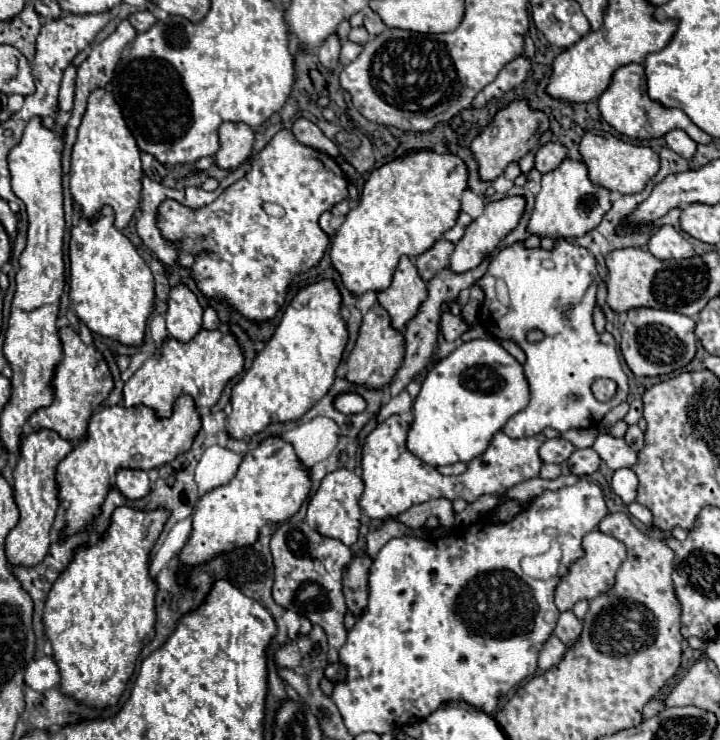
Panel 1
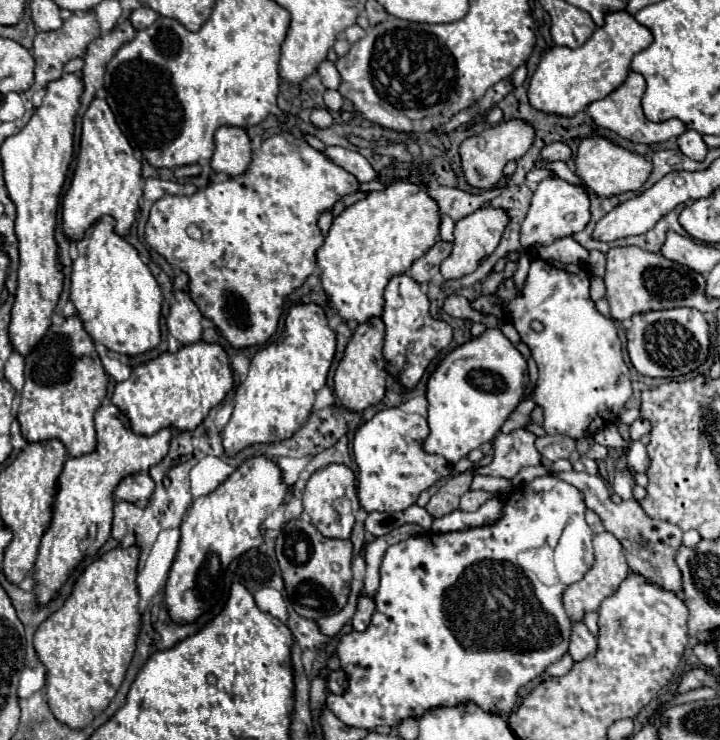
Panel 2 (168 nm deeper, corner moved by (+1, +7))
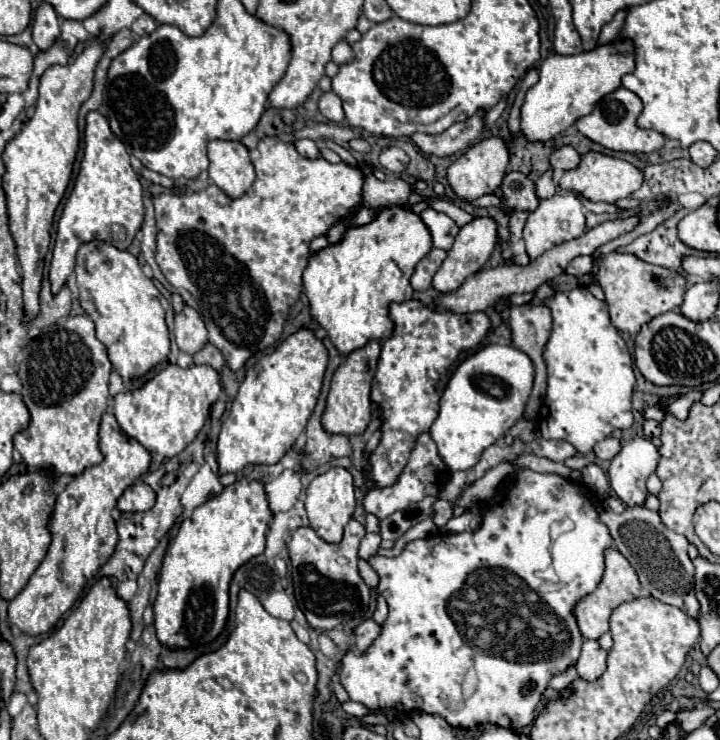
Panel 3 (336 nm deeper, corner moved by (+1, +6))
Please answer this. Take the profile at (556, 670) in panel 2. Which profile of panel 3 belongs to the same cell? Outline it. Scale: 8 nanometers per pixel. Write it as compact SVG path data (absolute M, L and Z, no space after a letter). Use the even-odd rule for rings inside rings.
M570 667L570 671L564 671L562 675L556 675L556 677L550 681L550 687L552 687L554 691L564 691L564 689L568 689L576 679L578 679L578 673L576 673L574 667Z

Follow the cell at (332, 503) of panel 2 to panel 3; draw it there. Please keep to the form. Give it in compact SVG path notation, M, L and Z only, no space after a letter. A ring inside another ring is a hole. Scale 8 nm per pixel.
M332 467L324 475L318 475L306 491L306 511L308 511L310 527L326 543L340 543L342 541L342 531L344 531L346 523L352 519L354 507L356 507L354 483L352 483L352 475L344 467Z

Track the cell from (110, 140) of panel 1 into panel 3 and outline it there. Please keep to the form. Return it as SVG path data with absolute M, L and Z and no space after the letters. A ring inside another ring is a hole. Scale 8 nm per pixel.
M90 111L84 129L84 159L80 163L80 173L76 177L74 189L64 205L58 223L58 235L54 241L50 263L52 295L60 293L70 273L74 271L76 251L80 245L90 241L102 241L124 251L134 241L136 231L142 227L142 223L144 223L142 185L138 181L136 171L130 165L126 147L112 133L108 119L98 111Z

